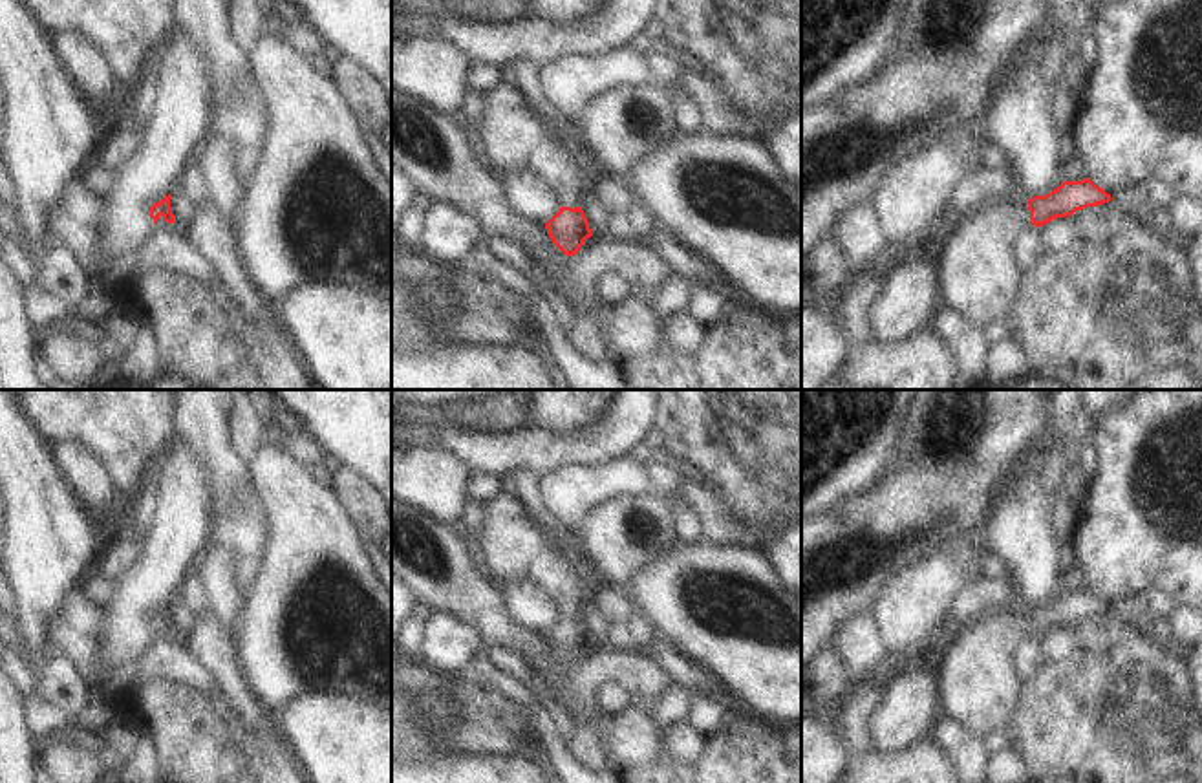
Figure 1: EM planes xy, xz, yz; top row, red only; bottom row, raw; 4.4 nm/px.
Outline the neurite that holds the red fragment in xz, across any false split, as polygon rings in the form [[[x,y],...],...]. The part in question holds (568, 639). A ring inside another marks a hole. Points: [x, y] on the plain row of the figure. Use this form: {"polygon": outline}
{"polygon": [[[509,488],[481,501],[481,523],[476,531],[481,562],[496,584],[529,580],[553,600],[560,620],[545,633],[547,644],[563,664],[576,664],[593,646],[580,617],[582,604],[589,600],[587,571],[560,554]]]}

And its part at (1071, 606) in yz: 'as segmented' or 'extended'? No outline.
extended

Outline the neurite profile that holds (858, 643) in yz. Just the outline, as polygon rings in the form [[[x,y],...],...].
[[[871,611],[843,622],[829,646],[838,653],[854,681],[875,671],[889,653]]]

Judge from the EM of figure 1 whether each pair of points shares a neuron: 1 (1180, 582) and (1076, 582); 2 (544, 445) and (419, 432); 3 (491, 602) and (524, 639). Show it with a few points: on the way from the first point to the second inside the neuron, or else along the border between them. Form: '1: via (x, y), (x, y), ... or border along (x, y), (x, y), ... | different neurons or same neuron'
1: border along (1076, 564), (1087, 586) | different neurons
2: via (513, 447), (471, 447), (450, 438) | same neuron
3: via (493, 613), (513, 633) | same neuron

